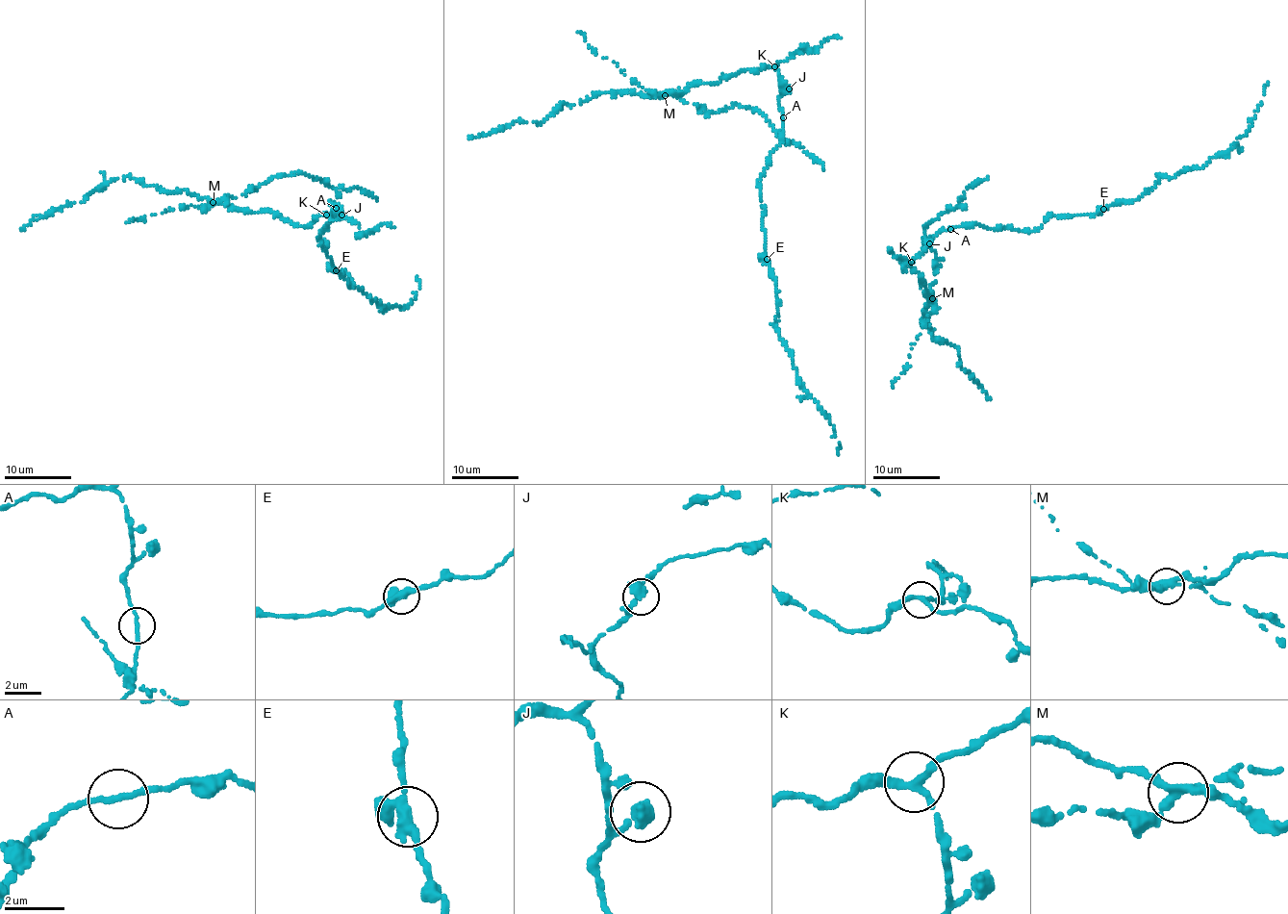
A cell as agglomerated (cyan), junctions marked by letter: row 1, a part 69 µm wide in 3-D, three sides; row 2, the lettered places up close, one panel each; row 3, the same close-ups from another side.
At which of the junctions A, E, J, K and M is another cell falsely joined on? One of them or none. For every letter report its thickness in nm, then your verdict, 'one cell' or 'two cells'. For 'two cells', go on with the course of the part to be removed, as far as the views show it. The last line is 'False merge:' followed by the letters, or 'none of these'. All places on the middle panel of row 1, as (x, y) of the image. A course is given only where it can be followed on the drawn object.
A: calibre 200 nm; one cell
E: calibre 320 nm; one cell
J: calibre 550 nm; one cell
K: calibre 240 nm; one cell
M: calibre 320 nm; two cells; course (664, 95), (676, 94), (713, 112), (733, 105), (753, 108), (782, 139), (798, 144), (824, 170)
False merge: M

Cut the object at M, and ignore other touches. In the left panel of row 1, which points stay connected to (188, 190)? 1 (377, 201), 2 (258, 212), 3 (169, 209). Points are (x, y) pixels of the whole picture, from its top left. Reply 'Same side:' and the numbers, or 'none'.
Same side: 2

